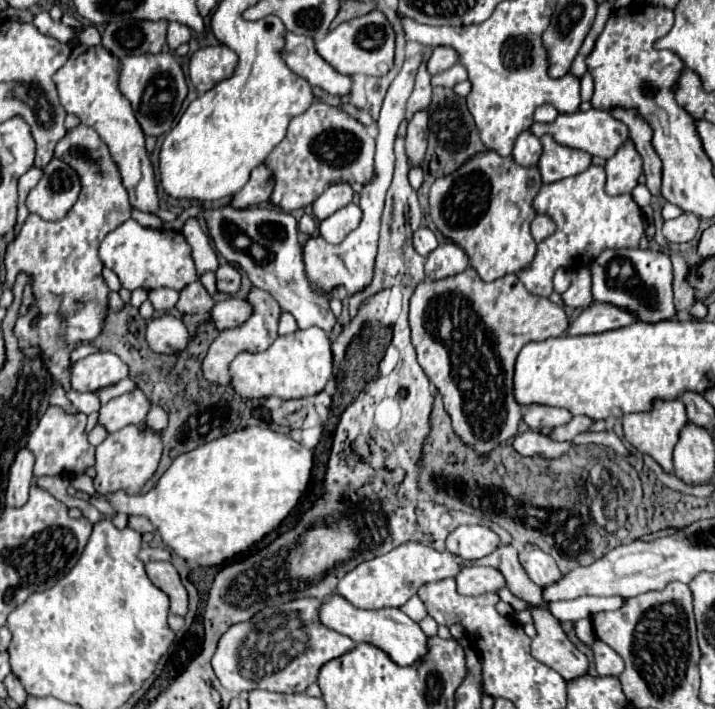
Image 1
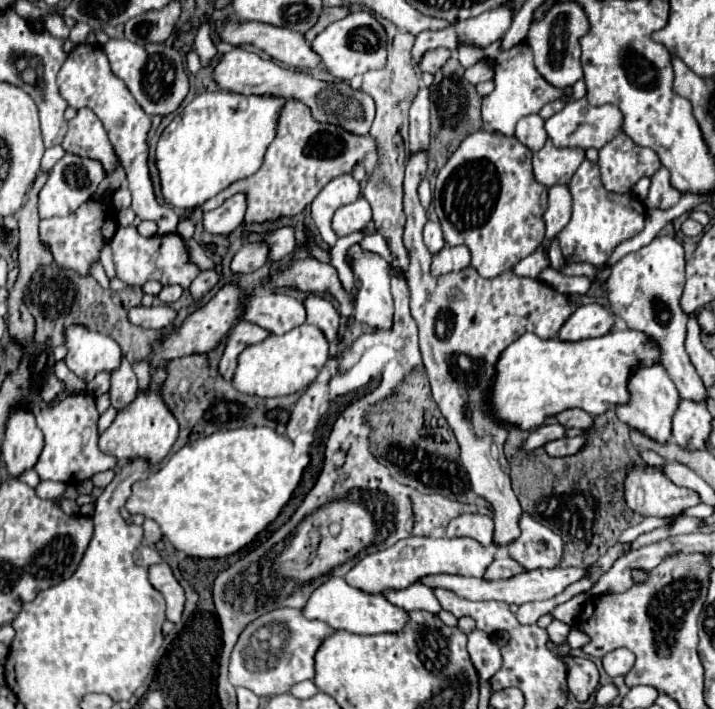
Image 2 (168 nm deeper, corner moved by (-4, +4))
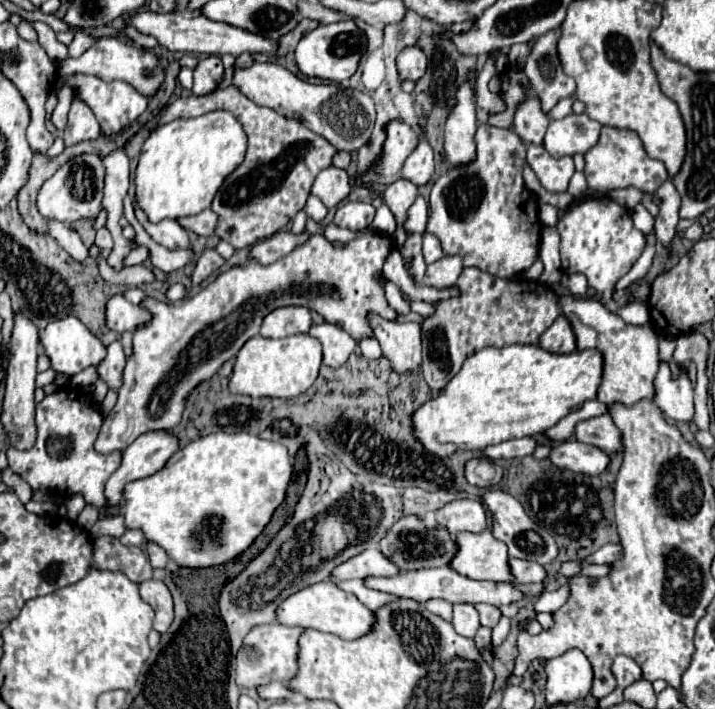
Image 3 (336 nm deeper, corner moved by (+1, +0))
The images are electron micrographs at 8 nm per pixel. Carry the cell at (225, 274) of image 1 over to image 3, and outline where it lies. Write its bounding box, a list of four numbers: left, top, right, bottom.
[249,231,309,265]

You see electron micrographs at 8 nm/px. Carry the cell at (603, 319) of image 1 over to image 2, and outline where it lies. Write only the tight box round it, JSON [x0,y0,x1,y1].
[560,303,614,341]

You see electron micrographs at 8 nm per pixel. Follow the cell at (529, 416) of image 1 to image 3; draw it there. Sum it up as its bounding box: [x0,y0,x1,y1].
[575,413,623,453]

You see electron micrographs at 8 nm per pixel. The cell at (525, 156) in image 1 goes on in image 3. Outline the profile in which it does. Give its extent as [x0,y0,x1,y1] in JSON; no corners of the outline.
[513,89,549,145]

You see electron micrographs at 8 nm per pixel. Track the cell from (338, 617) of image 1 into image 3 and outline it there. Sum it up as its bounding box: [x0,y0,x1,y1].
[277,579,377,639]

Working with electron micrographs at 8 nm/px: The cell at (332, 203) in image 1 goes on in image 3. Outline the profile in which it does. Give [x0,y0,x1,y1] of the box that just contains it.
[311,167,351,207]

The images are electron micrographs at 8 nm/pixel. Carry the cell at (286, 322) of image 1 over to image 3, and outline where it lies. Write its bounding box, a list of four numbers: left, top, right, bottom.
[261,307,311,337]

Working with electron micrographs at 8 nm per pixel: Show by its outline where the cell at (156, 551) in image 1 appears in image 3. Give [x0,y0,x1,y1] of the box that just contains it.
[93,537,153,583]

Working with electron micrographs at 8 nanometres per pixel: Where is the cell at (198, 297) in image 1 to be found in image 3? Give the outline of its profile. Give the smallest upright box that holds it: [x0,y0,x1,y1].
[191,249,225,287]

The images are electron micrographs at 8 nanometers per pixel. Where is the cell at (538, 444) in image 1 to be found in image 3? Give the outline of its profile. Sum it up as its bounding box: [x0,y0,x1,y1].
[549,439,609,475]

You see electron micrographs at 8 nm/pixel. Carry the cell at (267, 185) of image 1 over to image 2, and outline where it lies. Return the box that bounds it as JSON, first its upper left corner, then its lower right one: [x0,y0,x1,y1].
[202,195,246,235]

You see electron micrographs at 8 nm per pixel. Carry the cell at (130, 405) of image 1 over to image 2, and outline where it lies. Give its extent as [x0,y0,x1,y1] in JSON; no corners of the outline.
[110,357,138,409]

